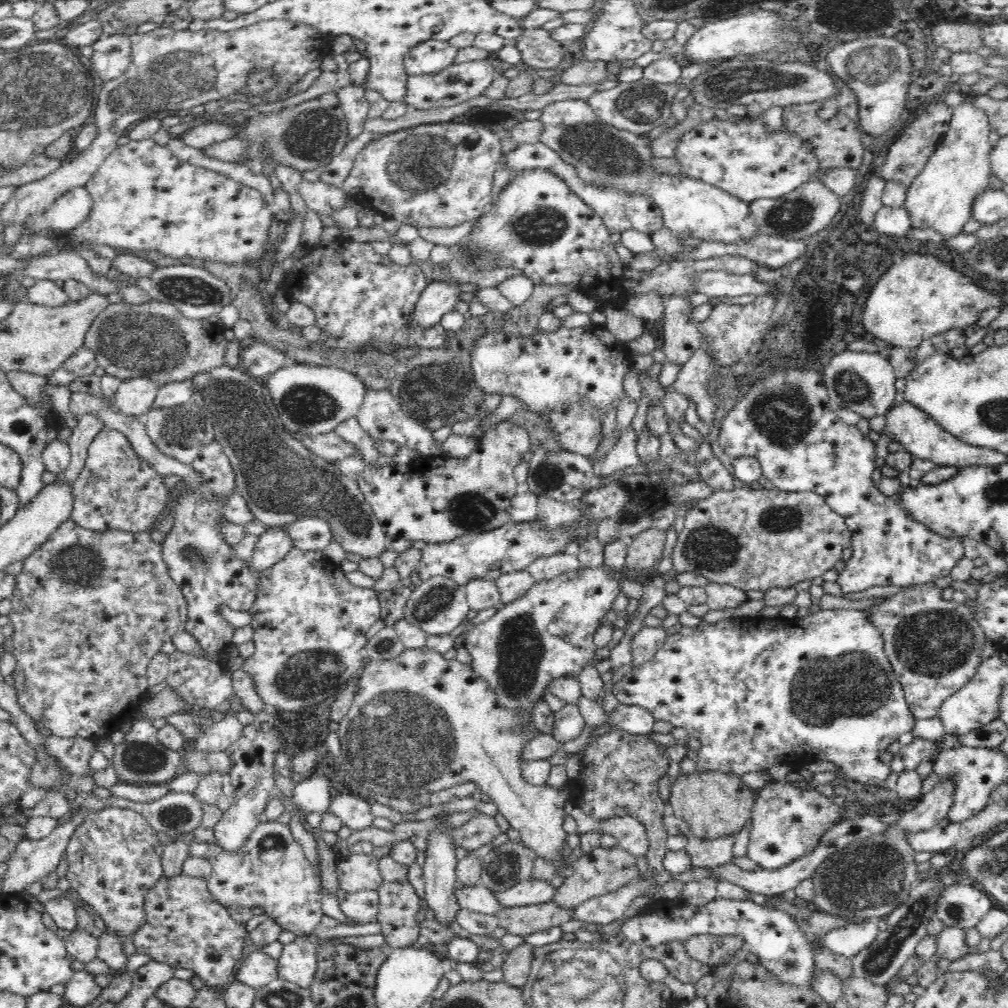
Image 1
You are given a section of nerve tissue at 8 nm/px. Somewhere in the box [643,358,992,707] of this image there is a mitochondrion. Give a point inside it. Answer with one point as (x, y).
(937, 644)

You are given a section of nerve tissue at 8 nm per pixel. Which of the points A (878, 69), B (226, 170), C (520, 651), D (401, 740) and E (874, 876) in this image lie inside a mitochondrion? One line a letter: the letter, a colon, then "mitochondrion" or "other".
A: mitochondrion
B: other
C: mitochondrion
D: mitochondrion
E: mitochondrion

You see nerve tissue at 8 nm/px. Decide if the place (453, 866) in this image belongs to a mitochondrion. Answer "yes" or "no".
no

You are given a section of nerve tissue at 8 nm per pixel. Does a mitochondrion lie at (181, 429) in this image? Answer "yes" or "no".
yes

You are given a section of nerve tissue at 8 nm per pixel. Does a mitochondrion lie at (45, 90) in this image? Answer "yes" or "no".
yes

